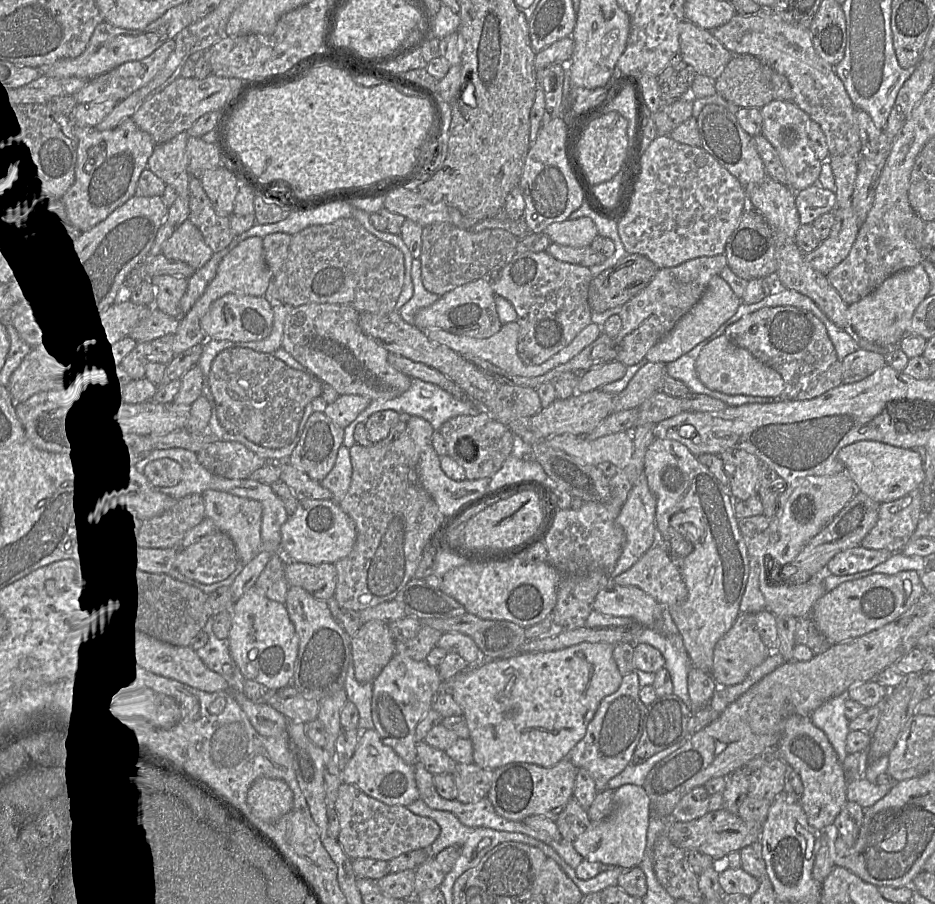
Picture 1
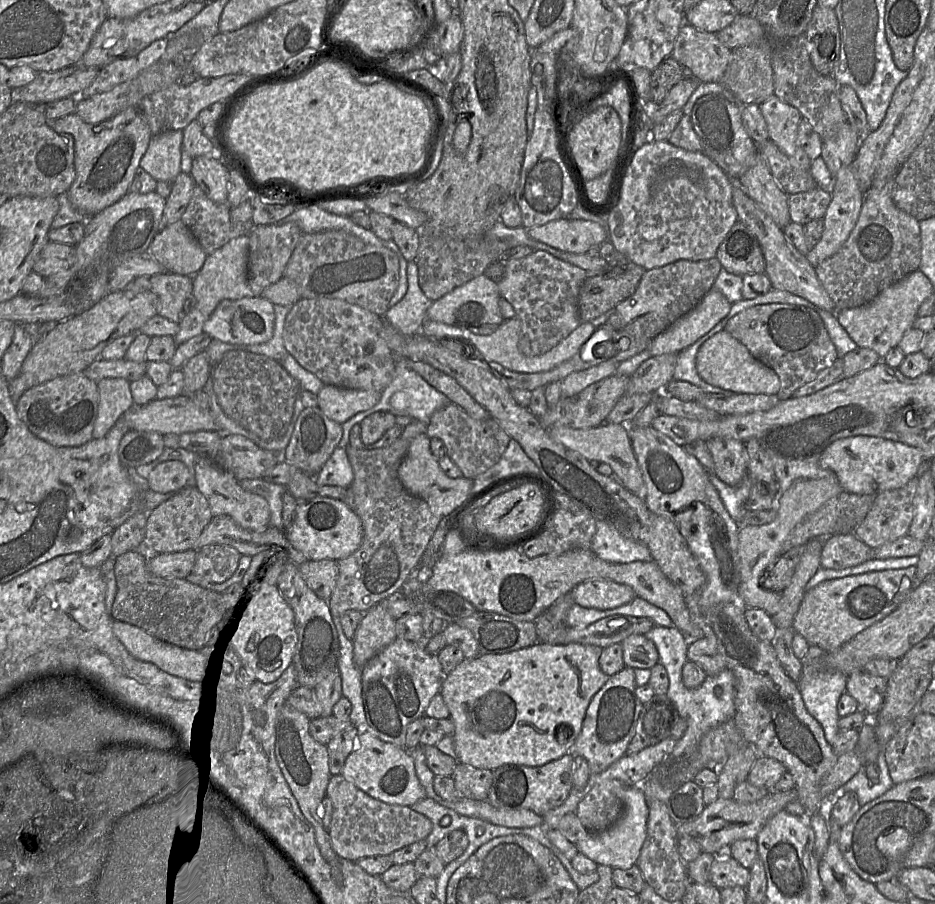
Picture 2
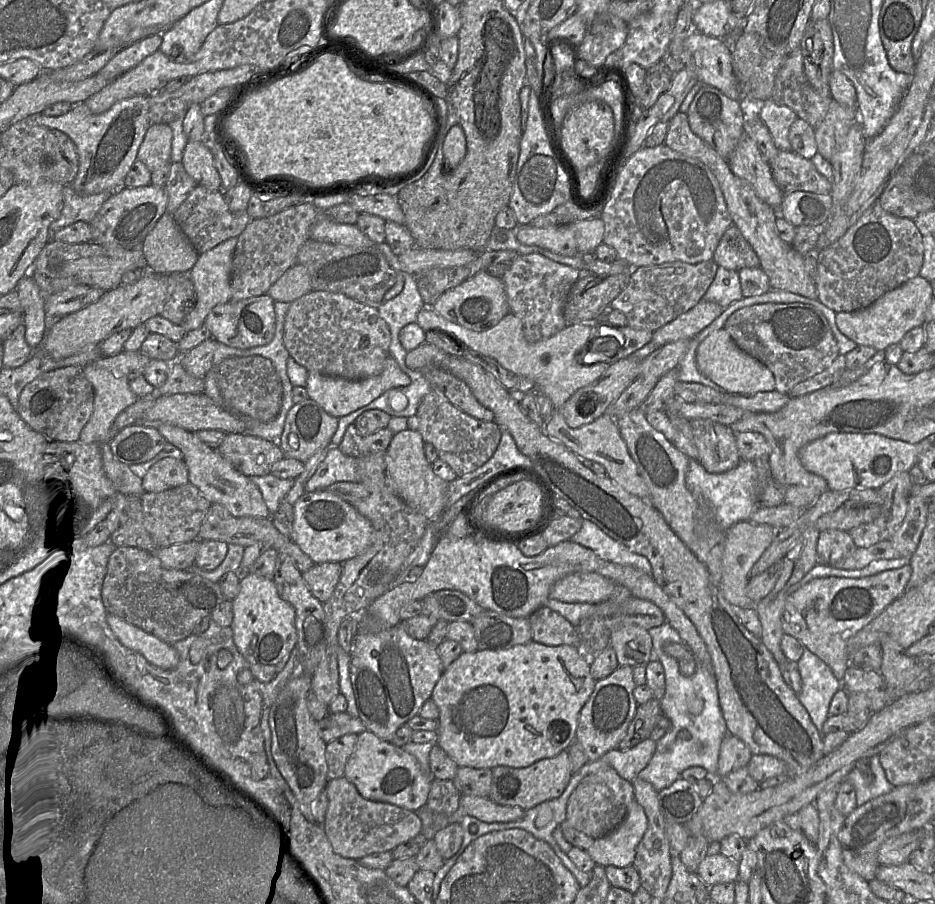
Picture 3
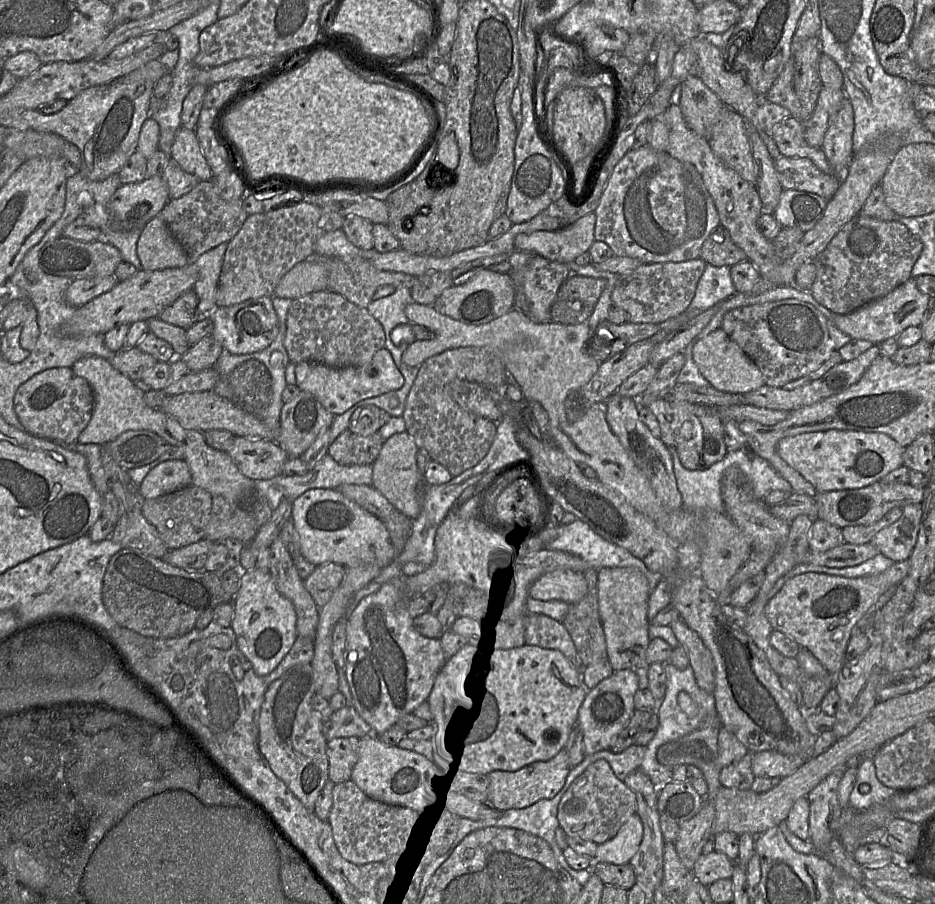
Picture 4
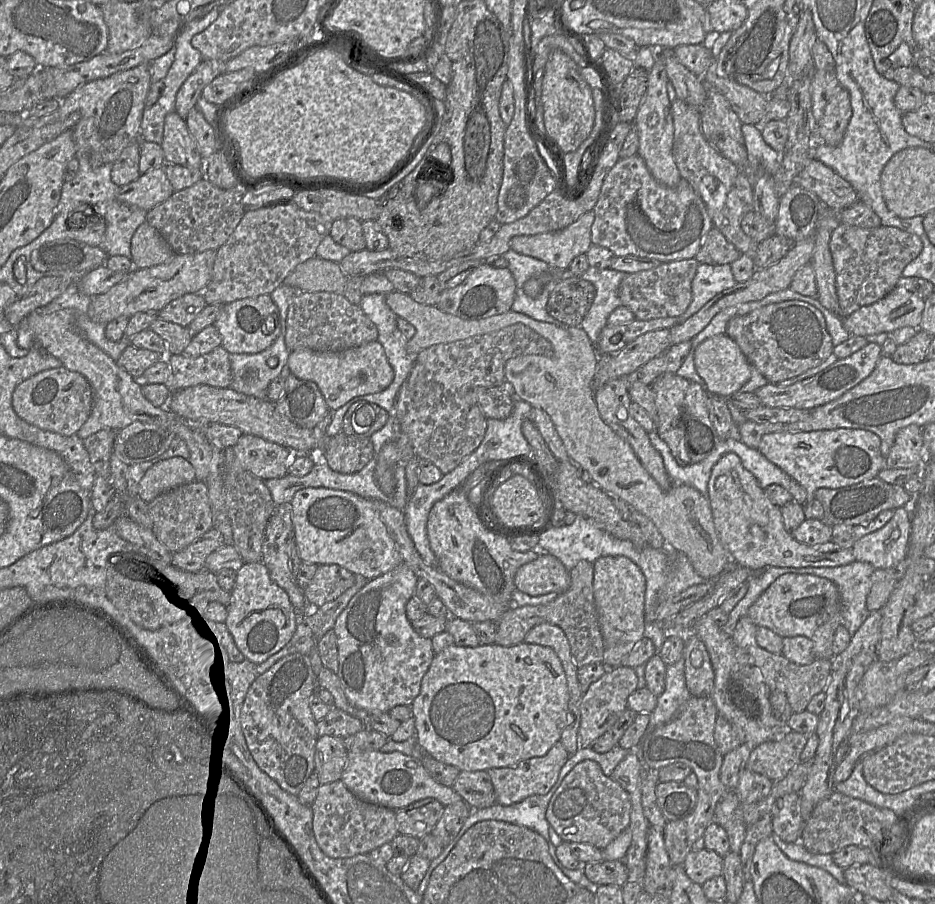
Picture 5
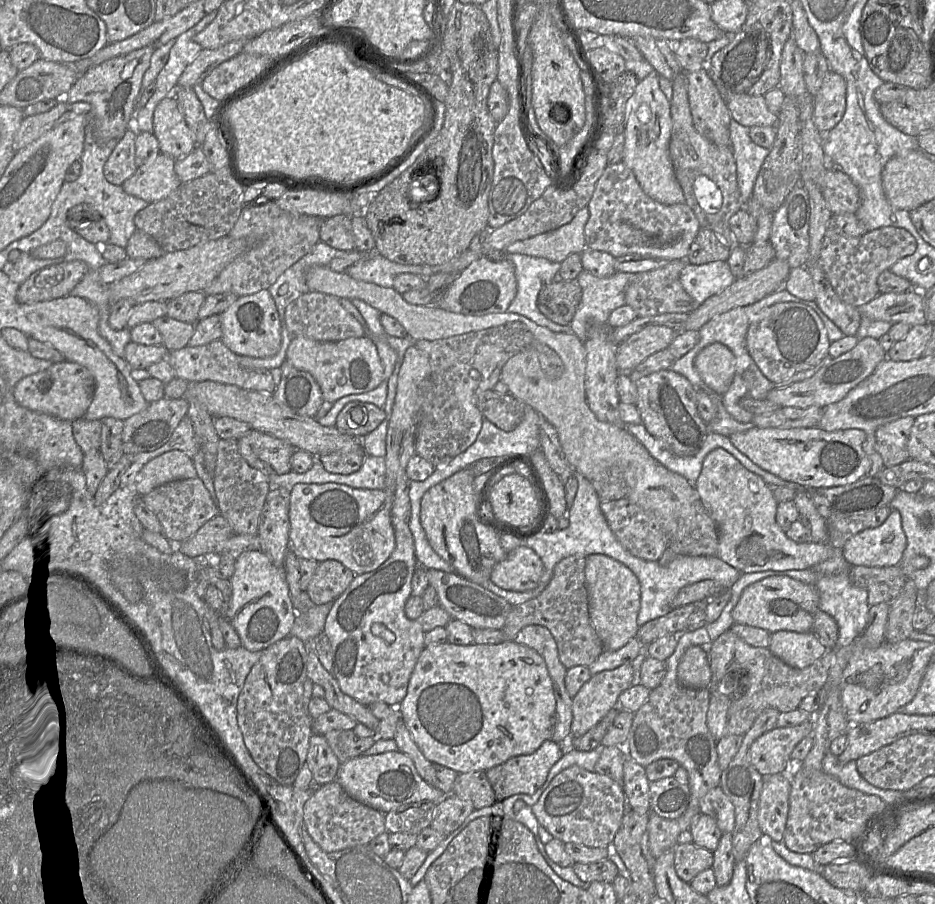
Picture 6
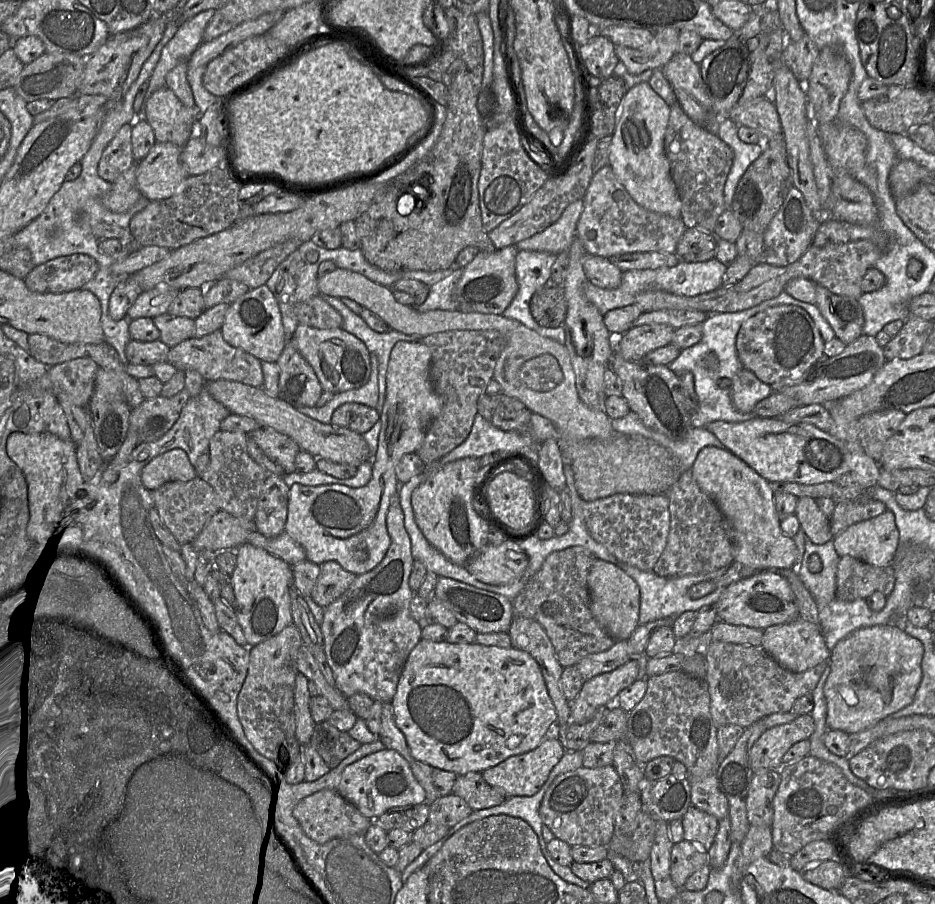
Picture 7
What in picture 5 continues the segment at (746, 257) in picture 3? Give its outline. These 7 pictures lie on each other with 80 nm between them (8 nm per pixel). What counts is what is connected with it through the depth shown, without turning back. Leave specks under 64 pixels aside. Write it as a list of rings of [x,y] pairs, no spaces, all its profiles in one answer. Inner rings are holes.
[[[711,228],[705,235],[694,259],[699,264],[722,265],[731,264],[741,253],[727,241],[716,228]]]

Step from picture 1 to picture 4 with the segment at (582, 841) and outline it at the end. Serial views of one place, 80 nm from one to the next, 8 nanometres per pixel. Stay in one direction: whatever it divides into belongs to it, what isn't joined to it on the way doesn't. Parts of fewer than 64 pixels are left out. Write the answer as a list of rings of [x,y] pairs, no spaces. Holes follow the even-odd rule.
[[[634,813],[613,838],[598,845],[593,861],[627,864],[637,852],[642,837],[643,823],[639,815]]]

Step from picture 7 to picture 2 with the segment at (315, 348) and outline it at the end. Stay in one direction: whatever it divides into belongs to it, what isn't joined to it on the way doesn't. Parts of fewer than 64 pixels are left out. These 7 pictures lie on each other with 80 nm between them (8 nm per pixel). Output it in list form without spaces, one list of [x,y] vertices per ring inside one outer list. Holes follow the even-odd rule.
[[[324,384],[316,396],[318,407],[324,415],[341,425],[354,415],[376,405],[381,392]]]

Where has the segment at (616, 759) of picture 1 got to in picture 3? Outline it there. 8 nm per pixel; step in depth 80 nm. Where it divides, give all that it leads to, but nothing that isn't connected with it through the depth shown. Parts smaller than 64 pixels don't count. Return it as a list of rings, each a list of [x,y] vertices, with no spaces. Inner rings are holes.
[[[619,666],[607,677],[596,681],[592,694],[580,711],[575,740],[589,762],[597,761],[608,751],[617,749],[624,738],[638,706],[633,694],[635,687],[633,668],[630,666]]]

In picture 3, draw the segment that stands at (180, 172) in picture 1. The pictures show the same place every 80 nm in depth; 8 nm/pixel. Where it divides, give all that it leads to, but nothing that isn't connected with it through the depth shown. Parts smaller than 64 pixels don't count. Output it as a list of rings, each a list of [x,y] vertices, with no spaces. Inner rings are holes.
[[[151,124],[141,143],[137,159],[152,172],[171,163],[173,131],[169,124]]]

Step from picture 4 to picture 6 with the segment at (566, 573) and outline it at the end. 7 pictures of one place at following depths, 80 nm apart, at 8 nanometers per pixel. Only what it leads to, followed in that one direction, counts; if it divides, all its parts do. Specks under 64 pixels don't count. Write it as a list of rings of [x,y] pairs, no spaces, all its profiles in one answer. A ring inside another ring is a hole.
[[[526,545],[510,552],[492,570],[490,581],[511,591],[527,591],[536,588],[543,573],[543,563],[537,553]]]

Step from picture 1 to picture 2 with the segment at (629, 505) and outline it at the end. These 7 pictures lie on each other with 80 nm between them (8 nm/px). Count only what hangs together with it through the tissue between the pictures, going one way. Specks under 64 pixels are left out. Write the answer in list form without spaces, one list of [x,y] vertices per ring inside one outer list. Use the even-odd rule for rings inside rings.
[[[596,521],[596,532],[590,549],[599,558],[611,563],[653,560],[646,546],[622,537],[616,529],[602,521]]]

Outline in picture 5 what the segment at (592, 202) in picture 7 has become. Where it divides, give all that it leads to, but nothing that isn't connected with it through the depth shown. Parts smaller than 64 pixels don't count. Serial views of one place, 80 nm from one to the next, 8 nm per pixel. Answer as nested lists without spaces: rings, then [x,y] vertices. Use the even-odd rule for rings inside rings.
[[[638,154],[630,156],[628,158],[620,159],[615,166],[607,174],[606,178],[601,187],[598,201],[593,209],[594,212],[594,222],[591,227],[591,241],[592,244],[598,245],[609,249],[614,256],[624,257],[624,256],[638,256],[640,258],[646,258],[650,260],[656,260],[661,263],[673,262],[677,260],[694,258],[700,245],[711,228],[713,224],[711,218],[707,212],[705,203],[701,197],[695,192],[691,184],[685,180],[680,179],[675,187],[667,187],[659,183],[648,170],[645,161]]]

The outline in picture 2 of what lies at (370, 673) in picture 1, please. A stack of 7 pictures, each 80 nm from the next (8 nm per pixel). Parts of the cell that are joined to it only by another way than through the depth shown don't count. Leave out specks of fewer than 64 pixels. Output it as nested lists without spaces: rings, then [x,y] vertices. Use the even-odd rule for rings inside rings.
[[[377,603],[364,613],[352,639],[353,658],[357,667],[361,669],[397,638],[395,620],[384,603]]]

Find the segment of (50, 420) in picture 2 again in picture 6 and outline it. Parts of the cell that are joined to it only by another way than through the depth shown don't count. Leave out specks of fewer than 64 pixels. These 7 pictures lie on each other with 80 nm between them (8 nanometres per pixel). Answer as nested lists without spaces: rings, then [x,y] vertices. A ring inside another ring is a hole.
[[[63,361],[20,380],[14,388],[13,396],[22,407],[73,422],[84,417],[94,391],[95,381],[87,368],[75,362]]]

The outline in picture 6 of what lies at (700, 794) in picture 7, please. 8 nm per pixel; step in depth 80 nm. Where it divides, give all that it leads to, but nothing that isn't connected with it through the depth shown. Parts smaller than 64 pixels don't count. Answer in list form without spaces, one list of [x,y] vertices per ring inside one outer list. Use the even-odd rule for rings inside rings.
[[[720,786],[715,787],[699,800],[700,811],[712,817],[722,833],[731,833],[735,826],[735,810]]]

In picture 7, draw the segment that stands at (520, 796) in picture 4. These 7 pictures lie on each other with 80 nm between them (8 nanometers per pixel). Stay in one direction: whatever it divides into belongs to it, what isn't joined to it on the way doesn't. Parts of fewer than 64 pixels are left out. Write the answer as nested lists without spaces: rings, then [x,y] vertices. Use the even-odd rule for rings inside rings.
[[[554,735],[545,738],[541,744],[524,754],[511,756],[496,766],[484,770],[483,779],[499,790],[506,798],[514,796],[532,796],[546,782],[553,767],[560,761],[566,750]]]

